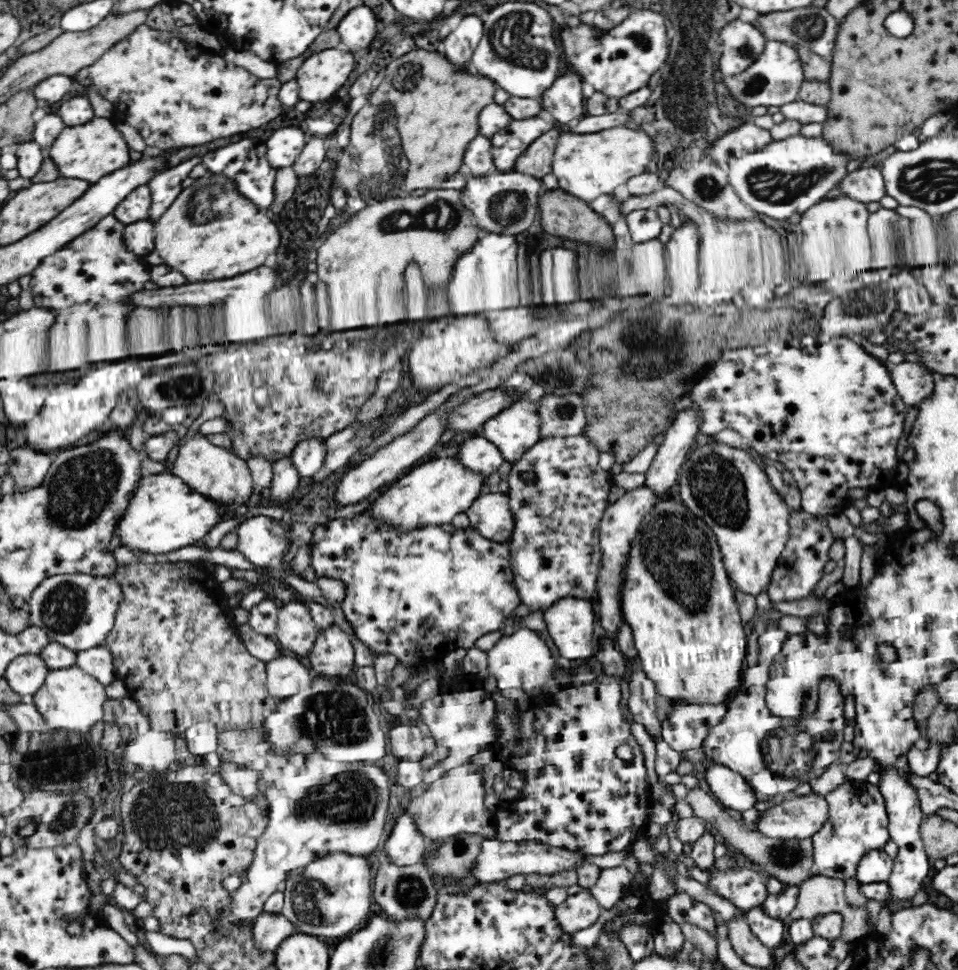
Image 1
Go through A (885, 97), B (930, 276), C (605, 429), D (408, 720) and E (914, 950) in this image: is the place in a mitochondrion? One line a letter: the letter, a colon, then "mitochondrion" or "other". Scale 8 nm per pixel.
A: other
B: other
C: other
D: other
E: other

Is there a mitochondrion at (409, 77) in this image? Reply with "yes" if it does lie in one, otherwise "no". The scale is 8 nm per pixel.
yes

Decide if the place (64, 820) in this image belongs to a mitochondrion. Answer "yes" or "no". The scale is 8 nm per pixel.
yes

